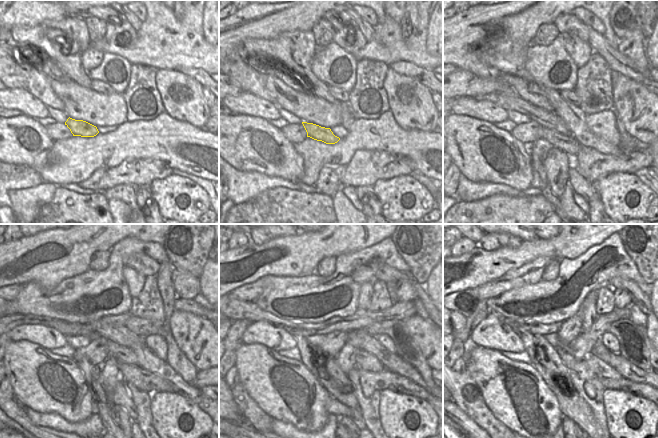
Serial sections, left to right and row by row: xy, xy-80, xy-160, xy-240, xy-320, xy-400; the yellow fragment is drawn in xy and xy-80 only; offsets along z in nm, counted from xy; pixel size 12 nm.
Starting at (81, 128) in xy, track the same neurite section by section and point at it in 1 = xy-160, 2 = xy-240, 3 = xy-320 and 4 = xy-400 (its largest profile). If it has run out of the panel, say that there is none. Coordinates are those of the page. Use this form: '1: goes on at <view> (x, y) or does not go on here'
1: goes on at xy-160 (567, 144)
2: goes on at xy-240 (146, 381)
3: goes on at xy-320 (369, 381)
4: goes on at xy-400 (646, 391)

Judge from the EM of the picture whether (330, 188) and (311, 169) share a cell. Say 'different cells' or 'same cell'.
different cells

